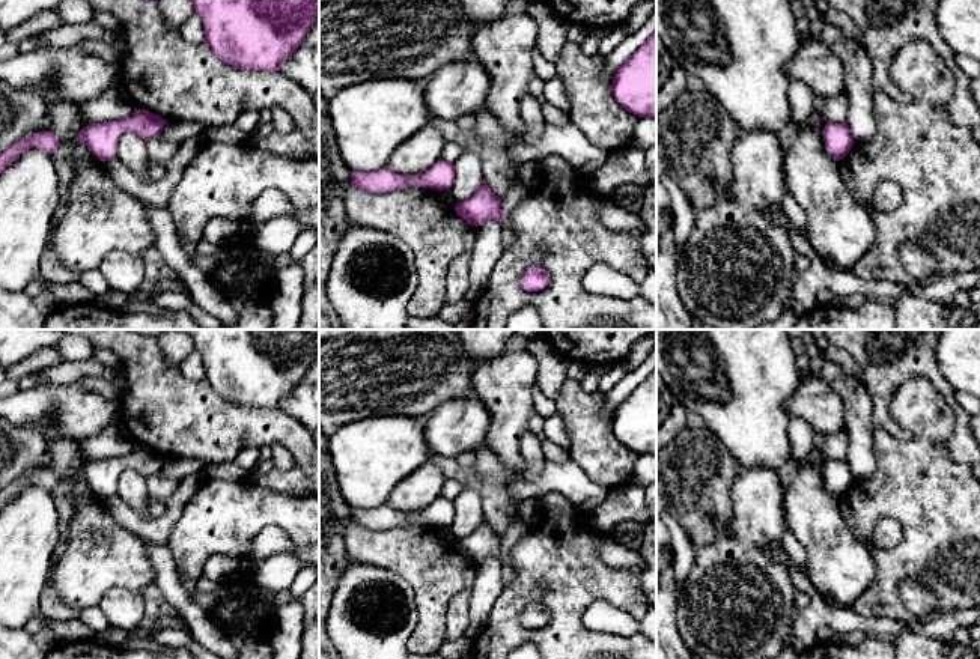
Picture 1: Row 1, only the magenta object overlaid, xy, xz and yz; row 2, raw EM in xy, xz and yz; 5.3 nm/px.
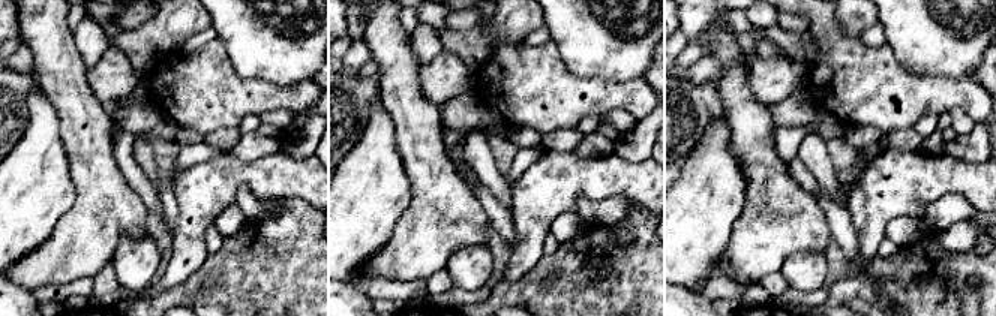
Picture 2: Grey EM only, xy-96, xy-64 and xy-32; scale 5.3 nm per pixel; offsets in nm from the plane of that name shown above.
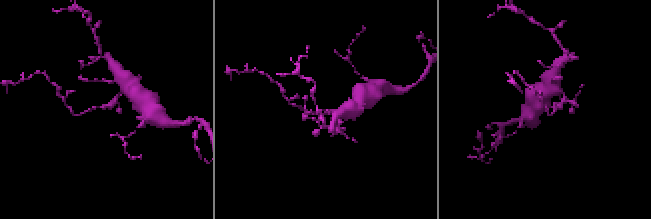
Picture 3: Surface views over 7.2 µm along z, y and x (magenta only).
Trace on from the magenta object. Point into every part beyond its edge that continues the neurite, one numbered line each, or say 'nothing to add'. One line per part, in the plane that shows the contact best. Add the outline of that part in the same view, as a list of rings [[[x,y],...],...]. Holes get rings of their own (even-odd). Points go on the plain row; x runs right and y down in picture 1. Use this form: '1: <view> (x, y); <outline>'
nothing to add

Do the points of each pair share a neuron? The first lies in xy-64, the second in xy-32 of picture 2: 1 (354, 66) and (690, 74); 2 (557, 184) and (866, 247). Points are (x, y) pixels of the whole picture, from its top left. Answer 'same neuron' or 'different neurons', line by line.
1: different neurons
2: same neuron

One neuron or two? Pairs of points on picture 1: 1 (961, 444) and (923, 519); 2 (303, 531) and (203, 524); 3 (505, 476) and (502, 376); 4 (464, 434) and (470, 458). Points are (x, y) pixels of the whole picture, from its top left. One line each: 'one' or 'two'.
1: two
2: one
3: two
4: two

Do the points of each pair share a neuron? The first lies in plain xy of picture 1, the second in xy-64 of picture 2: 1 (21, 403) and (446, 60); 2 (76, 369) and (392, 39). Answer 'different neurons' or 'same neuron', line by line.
1: same neuron
2: different neurons

